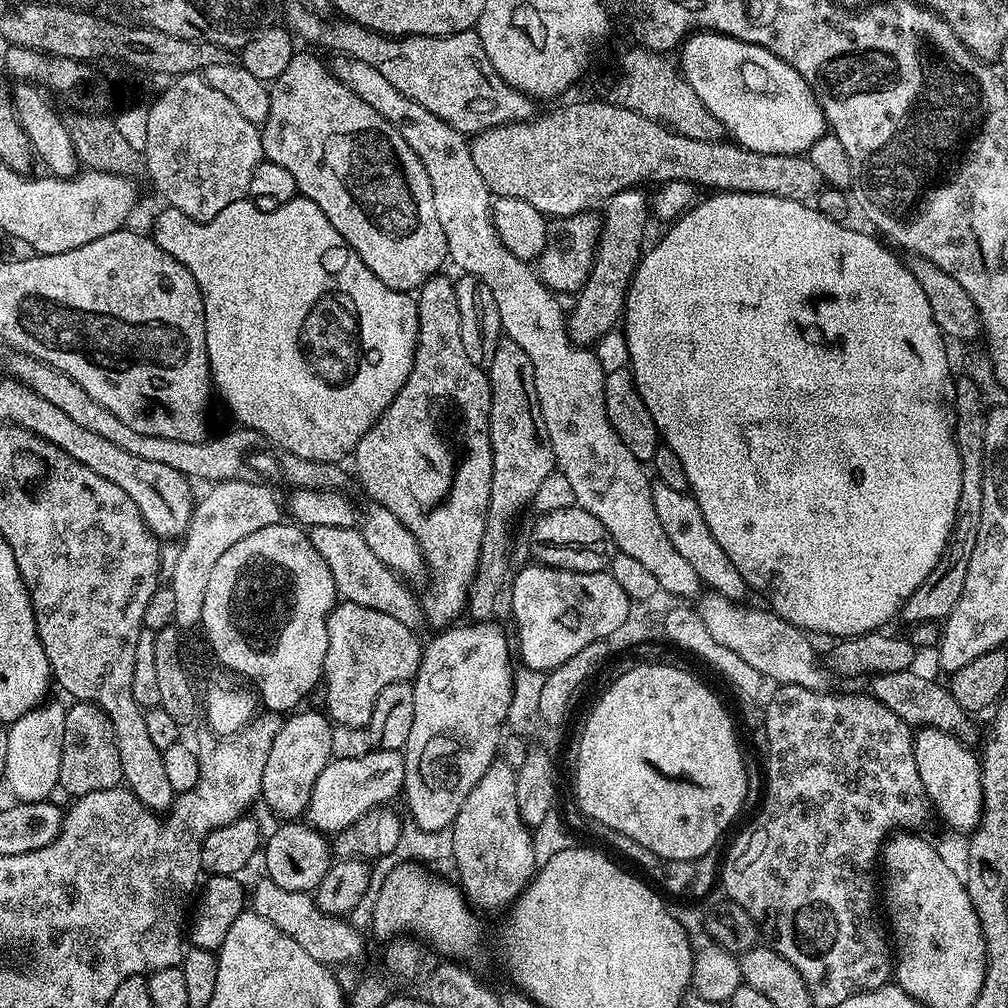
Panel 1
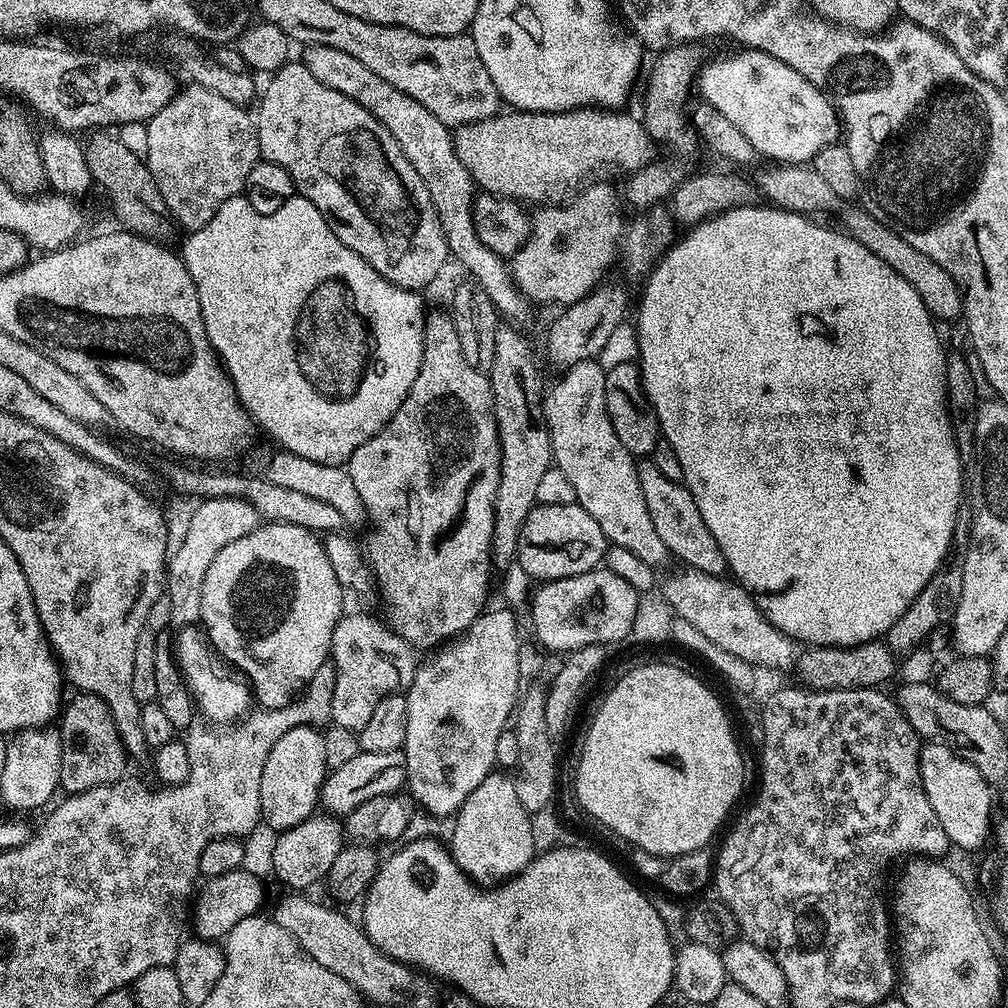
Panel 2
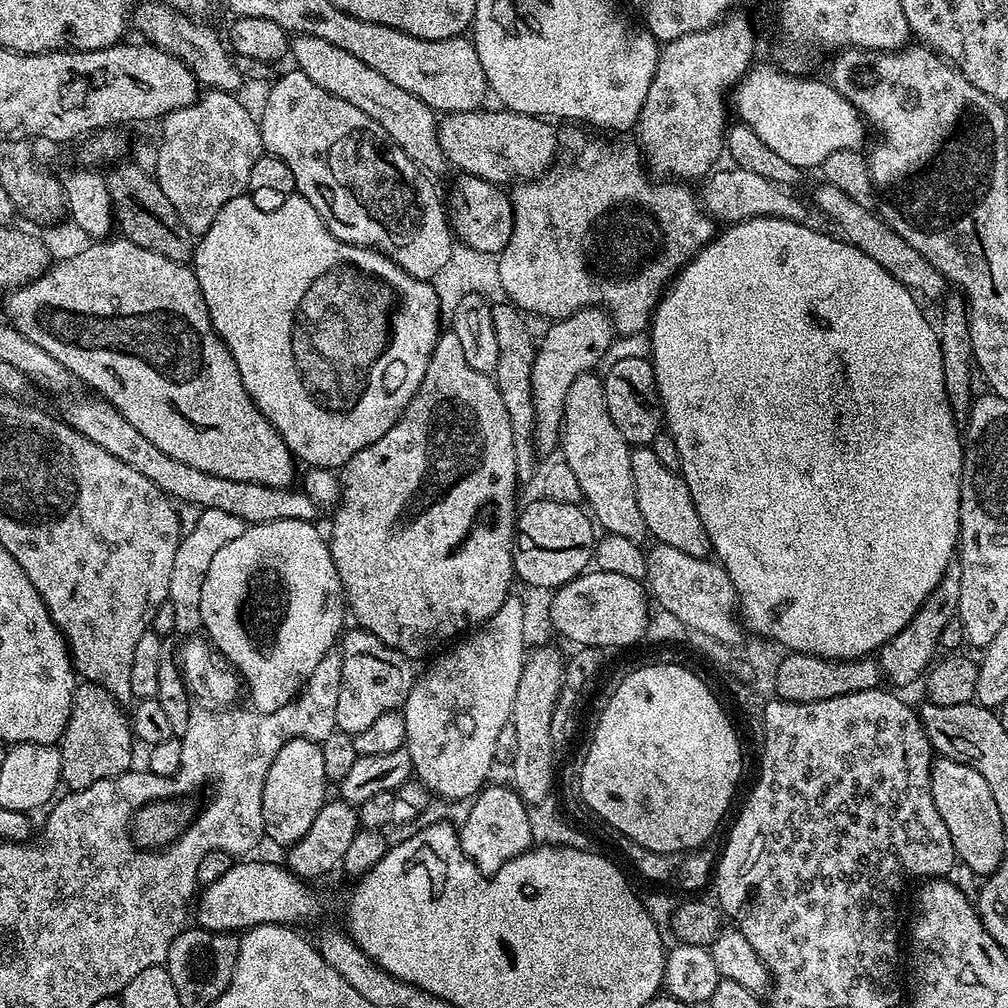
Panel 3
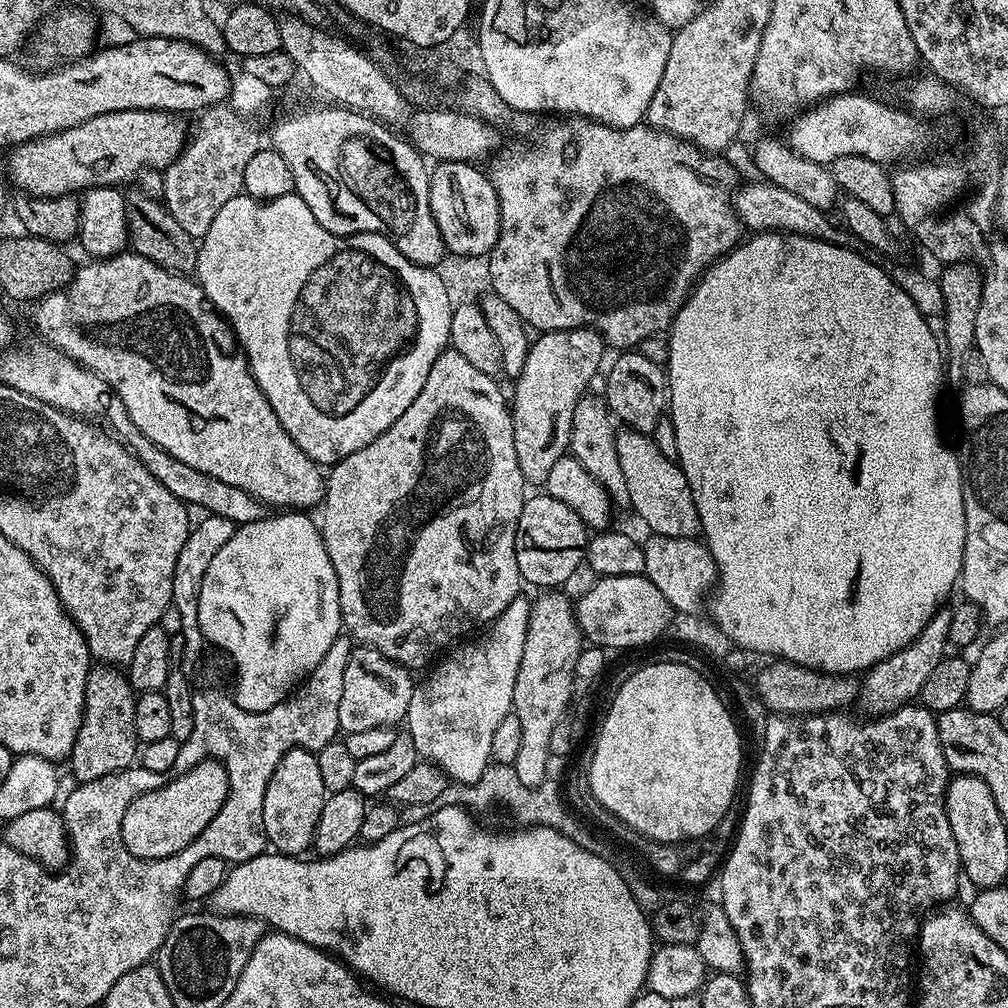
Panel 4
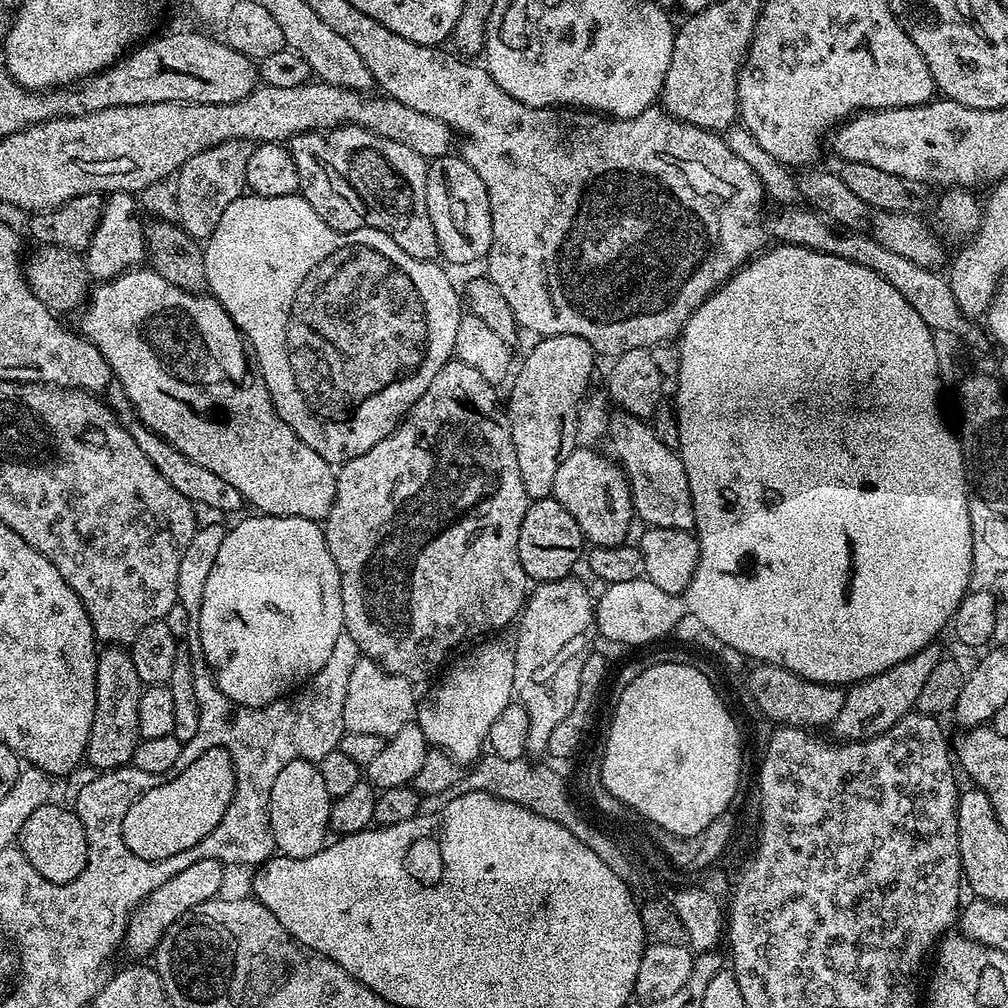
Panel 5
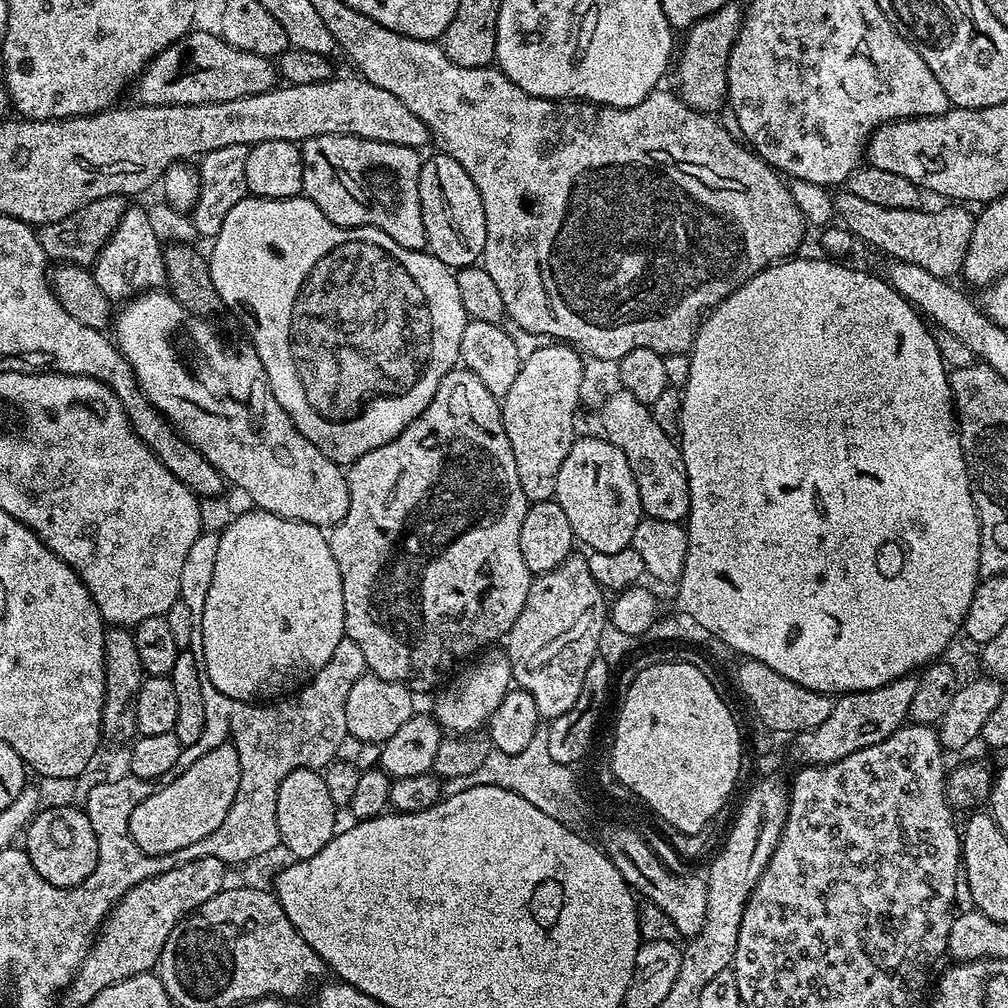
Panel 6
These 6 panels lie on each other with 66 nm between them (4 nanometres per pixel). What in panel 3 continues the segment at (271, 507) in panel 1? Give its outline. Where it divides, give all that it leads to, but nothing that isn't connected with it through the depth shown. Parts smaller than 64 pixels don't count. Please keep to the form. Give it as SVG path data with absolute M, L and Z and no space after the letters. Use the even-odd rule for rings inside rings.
M205 508L194 530L181 535L180 545L174 554L174 567L170 573L170 590L168 603L174 606L174 622L177 629L184 634L196 634L201 631L200 607L202 606L202 582L206 578L206 570L210 570L210 561L226 542L234 542L238 534L245 530L242 518L234 514L226 514L226 510Z

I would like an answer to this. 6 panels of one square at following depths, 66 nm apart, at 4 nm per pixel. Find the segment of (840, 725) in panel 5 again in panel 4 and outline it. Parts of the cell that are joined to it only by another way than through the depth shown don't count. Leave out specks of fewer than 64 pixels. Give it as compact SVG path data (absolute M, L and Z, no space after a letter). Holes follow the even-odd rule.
M951 607L937 608L928 625L918 634L918 638L911 640L889 660L878 662L873 668L863 673L858 708L864 711L861 713L865 717L887 716L889 712L903 708L905 704L911 704L919 697L926 678L930 678L934 666L938 666L938 662L942 662L945 658L951 621Z

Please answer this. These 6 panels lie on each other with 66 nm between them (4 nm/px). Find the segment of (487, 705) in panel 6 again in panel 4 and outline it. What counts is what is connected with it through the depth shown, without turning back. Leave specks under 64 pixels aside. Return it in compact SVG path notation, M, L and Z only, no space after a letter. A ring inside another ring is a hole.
M516 596L500 617L492 621L481 640L469 639L464 642L469 644L453 647L435 665L436 672L429 671L429 676L412 689L406 734L416 747L417 757L439 767L449 781L478 782L492 760L494 730L512 712L514 682L533 606L526 596Z

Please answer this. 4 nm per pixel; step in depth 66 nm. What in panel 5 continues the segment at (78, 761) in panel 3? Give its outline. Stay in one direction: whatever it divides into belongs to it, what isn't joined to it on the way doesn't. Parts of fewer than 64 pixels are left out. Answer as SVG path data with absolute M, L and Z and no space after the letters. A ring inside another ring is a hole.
M108 646L97 655L94 722L90 726L86 753L87 763L92 768L111 770L131 765L134 750L141 742L138 702L142 702L145 687L142 678L138 678L134 658L127 647Z

